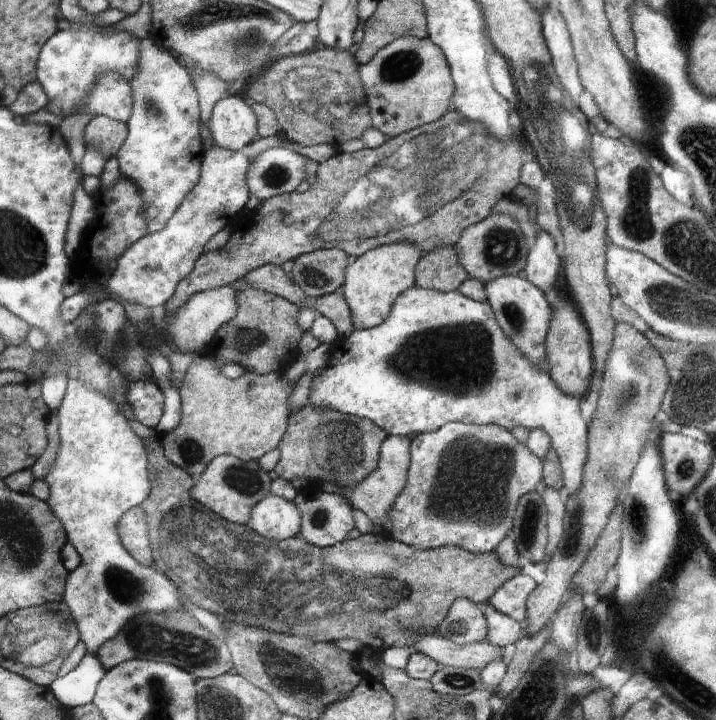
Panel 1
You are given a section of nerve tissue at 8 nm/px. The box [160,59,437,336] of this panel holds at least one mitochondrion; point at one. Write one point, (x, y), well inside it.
(330, 103)

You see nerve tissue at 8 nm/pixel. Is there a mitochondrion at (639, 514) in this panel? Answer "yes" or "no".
yes

